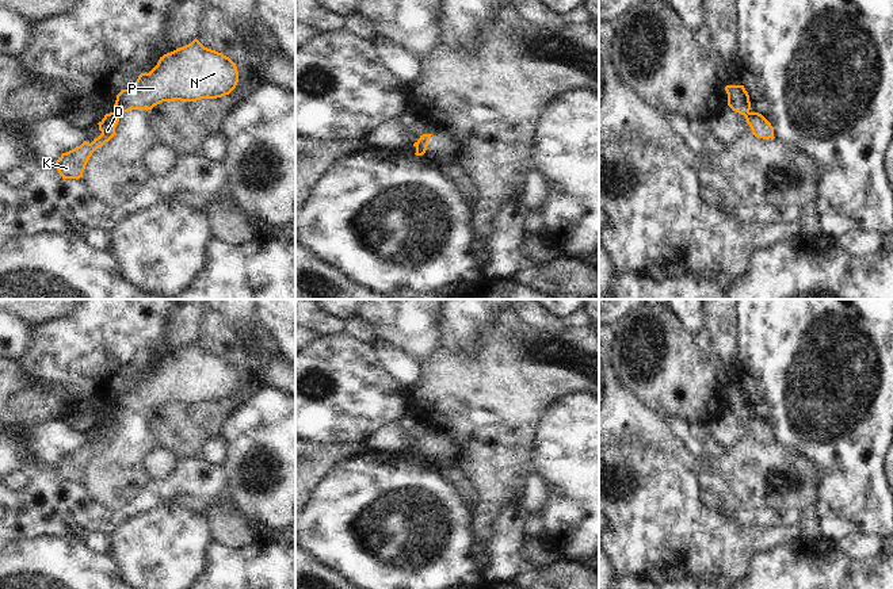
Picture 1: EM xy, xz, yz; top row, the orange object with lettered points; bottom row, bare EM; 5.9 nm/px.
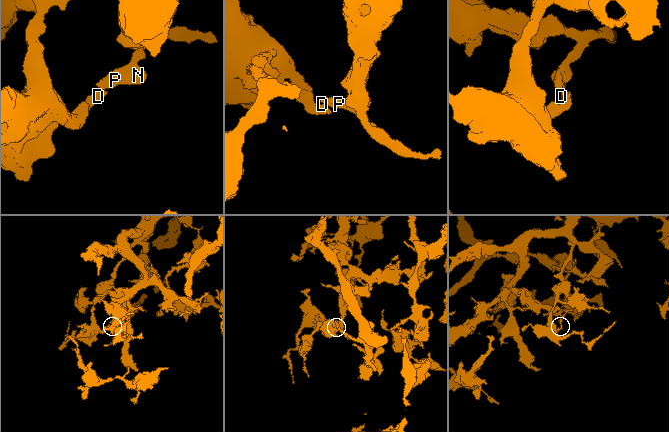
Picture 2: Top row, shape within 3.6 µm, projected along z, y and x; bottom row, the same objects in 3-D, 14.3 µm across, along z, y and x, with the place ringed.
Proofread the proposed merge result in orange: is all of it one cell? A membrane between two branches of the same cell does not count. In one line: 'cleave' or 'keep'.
cleave

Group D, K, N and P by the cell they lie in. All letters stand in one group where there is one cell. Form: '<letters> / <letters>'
D K / N P

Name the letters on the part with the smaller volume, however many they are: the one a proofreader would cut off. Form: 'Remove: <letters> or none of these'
Remove: N, P

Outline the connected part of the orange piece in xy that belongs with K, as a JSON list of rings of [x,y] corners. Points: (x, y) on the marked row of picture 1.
[[[110,112],[98,123],[102,134],[91,144],[84,141],[80,146],[62,153],[56,161],[56,168],[62,179],[80,179],[92,153],[115,135],[115,127],[122,114]]]

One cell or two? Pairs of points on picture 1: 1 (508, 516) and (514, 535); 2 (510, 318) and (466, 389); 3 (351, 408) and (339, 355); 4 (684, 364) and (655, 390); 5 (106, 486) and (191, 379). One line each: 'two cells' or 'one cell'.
1: one cell
2: two cells
3: one cell
4: one cell
5: one cell

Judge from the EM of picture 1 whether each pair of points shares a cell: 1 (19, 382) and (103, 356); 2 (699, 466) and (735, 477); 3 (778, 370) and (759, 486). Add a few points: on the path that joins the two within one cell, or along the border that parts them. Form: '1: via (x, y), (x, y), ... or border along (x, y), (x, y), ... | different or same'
1: border along (15, 362), (31, 382), (19, 393) | different
2: via (708, 465), (722, 465), (727, 469) | same
3: border along (775, 440), (796, 447), (804, 455) | different

